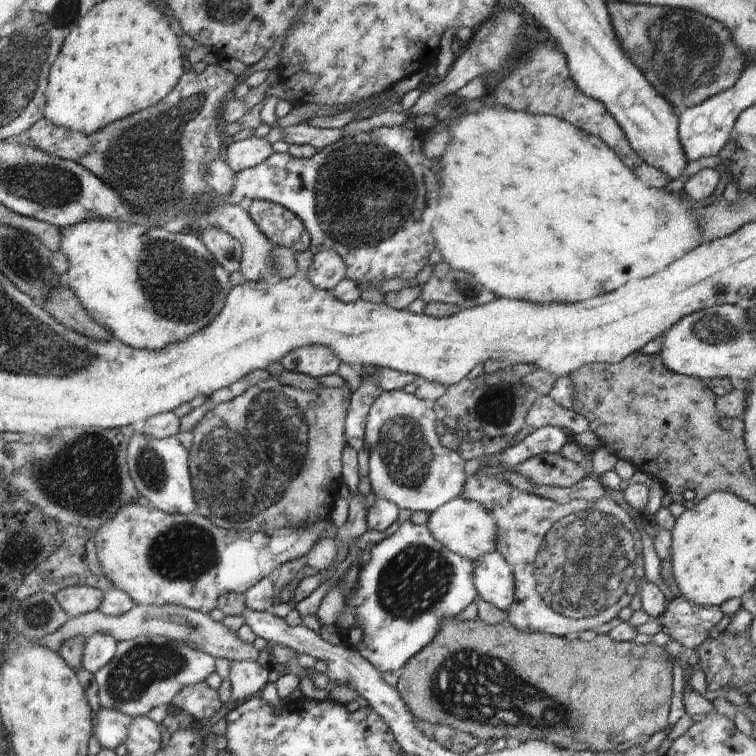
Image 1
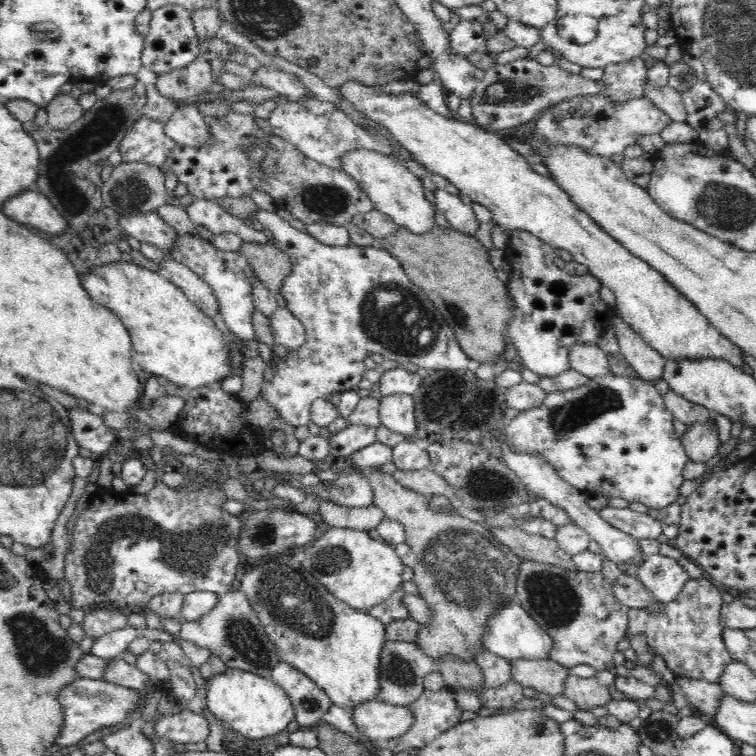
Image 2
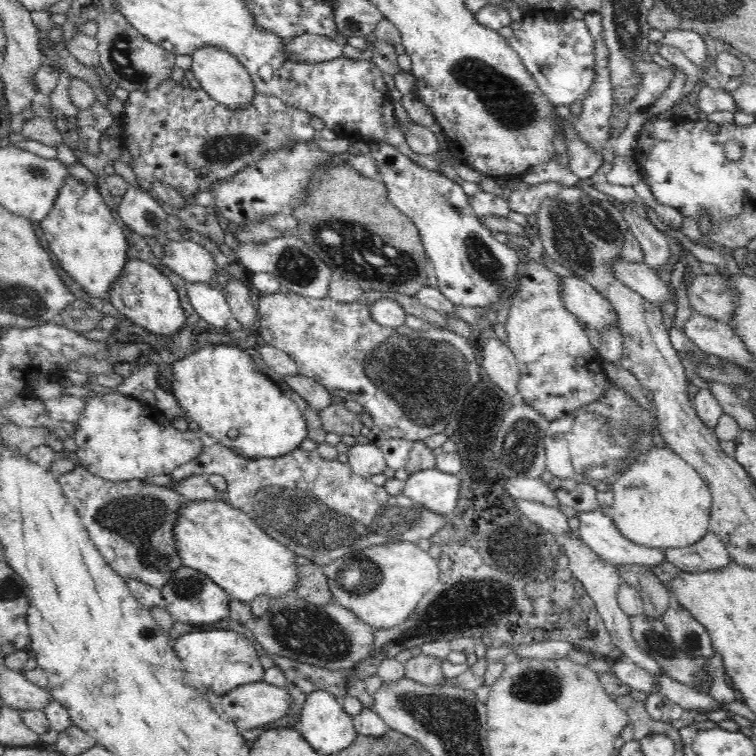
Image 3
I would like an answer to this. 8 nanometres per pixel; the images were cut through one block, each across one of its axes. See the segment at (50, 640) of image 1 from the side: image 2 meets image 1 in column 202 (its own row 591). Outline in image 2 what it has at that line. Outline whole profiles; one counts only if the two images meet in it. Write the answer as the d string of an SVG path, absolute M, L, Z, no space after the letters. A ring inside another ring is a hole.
M621 573L613 586L613 594L621 604L630 609L645 609L656 600L654 594L637 578Z

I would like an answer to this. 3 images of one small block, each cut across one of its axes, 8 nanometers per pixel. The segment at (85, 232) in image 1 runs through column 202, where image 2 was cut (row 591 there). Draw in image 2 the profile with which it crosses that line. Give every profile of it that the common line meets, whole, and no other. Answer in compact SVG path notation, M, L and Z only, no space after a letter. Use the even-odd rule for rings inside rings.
M292 554L268 558L263 566L253 568L247 564L246 567L244 575L241 574L239 578L240 590L246 594L250 605L258 613L258 619L276 645L281 661L312 679L328 695L333 705L352 711L354 706L376 699L380 690L380 654L386 642L385 624L365 610L356 610L335 598L304 569L303 563L294 562Z

